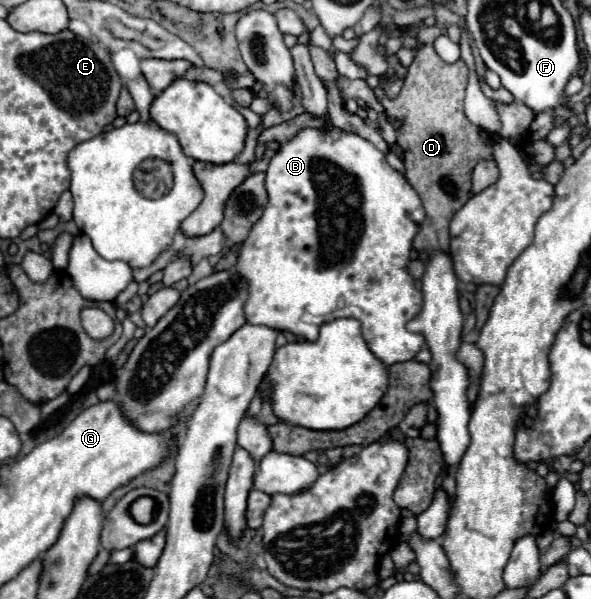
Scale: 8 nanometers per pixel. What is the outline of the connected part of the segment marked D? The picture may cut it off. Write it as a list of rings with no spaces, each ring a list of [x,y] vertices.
[[[426,44],[420,46],[408,74],[404,78],[404,88],[396,98],[386,98],[384,90],[380,86],[374,88],[378,92],[378,100],[384,104],[388,114],[392,118],[404,120],[402,128],[398,128],[398,146],[404,150],[404,166],[406,166],[406,180],[412,184],[412,188],[418,192],[422,198],[422,204],[426,208],[426,220],[420,226],[420,232],[414,238],[414,248],[416,250],[426,250],[426,252],[436,252],[444,250],[448,252],[450,248],[450,236],[448,236],[448,224],[454,212],[458,212],[466,200],[470,198],[470,176],[472,168],[476,166],[478,160],[482,158],[492,158],[492,148],[486,142],[486,138],[480,134],[480,130],[466,118],[462,100],[464,100],[464,90],[468,82],[468,68],[464,60],[458,60],[454,64],[446,64],[434,50],[434,46]]]

